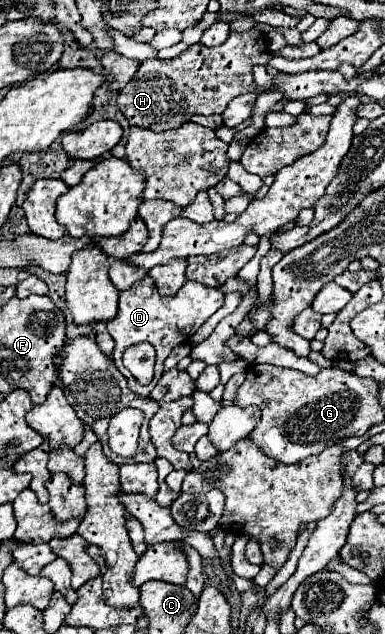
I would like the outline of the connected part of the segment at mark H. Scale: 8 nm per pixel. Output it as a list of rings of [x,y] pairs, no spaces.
[[[257,29],[243,31],[243,33],[231,33],[229,39],[219,47],[205,47],[201,43],[191,45],[185,53],[181,53],[177,59],[163,61],[163,59],[145,59],[133,79],[119,91],[117,107],[127,117],[129,125],[145,127],[151,131],[167,131],[177,129],[191,121],[193,115],[211,115],[211,113],[223,113],[227,103],[242,93],[255,91],[253,73],[251,69],[255,65],[267,65],[273,53],[269,53],[265,35]]]

